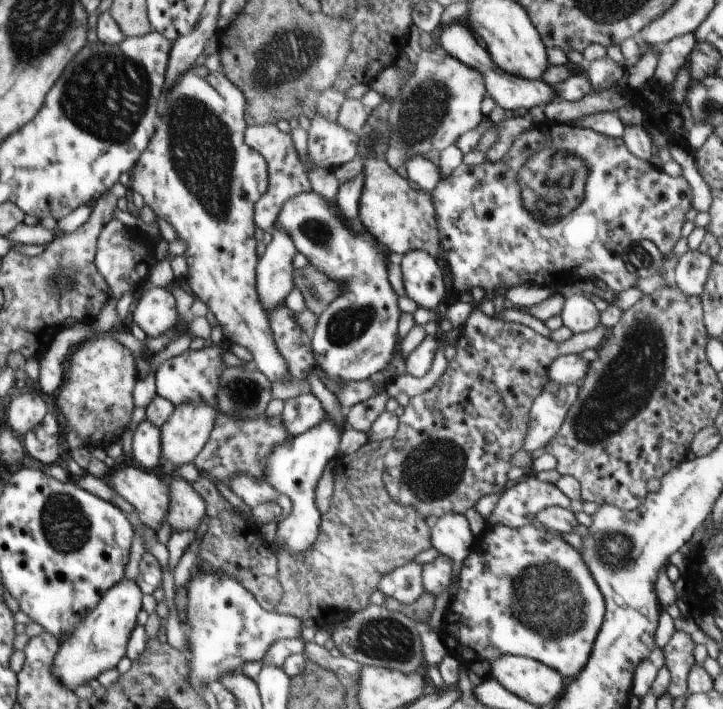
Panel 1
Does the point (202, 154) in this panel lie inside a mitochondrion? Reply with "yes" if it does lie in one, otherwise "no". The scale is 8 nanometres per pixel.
yes

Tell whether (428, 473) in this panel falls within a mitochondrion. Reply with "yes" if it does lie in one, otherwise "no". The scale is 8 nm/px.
yes

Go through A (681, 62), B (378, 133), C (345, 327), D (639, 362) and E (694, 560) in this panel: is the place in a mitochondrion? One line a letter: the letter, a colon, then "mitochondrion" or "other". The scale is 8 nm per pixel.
A: other
B: mitochondrion
C: mitochondrion
D: mitochondrion
E: other

